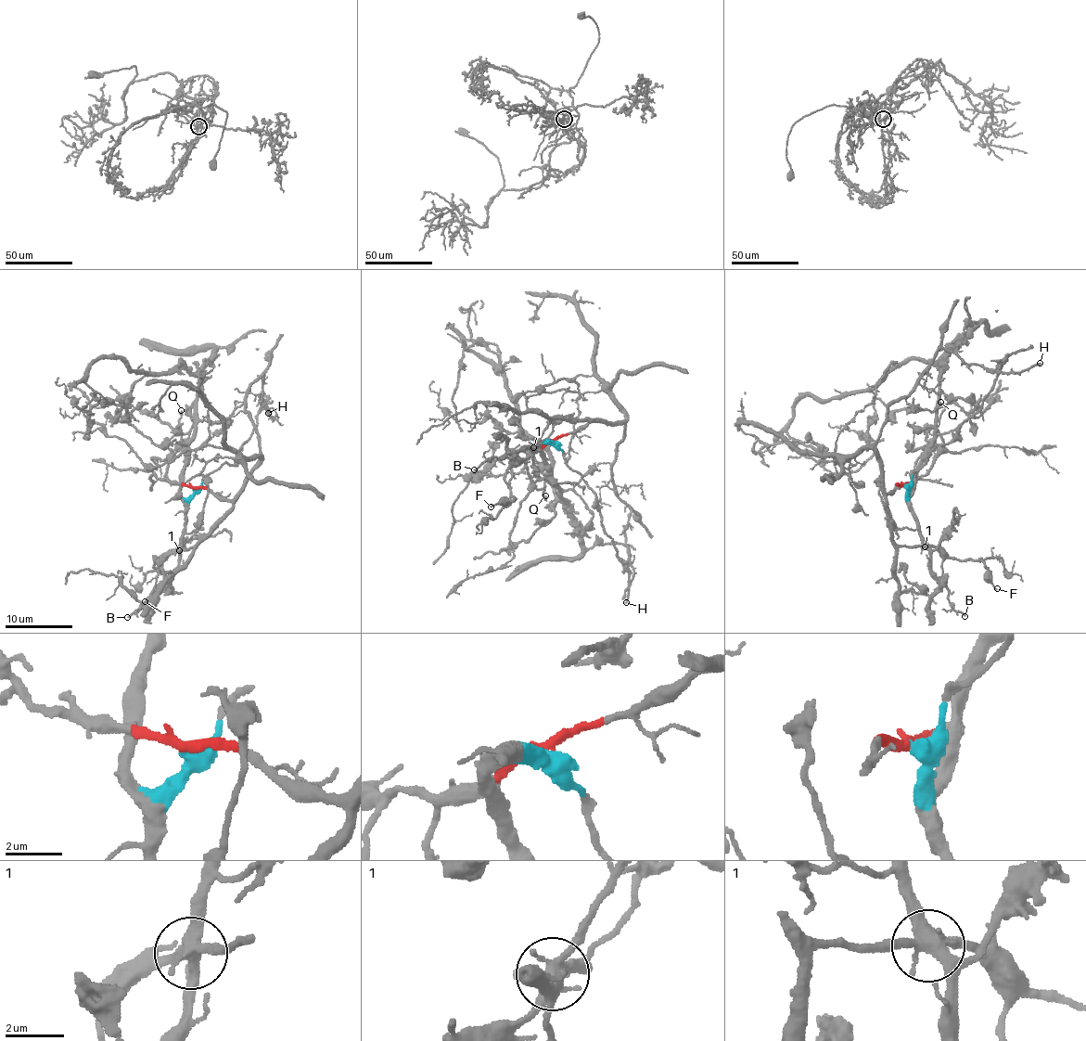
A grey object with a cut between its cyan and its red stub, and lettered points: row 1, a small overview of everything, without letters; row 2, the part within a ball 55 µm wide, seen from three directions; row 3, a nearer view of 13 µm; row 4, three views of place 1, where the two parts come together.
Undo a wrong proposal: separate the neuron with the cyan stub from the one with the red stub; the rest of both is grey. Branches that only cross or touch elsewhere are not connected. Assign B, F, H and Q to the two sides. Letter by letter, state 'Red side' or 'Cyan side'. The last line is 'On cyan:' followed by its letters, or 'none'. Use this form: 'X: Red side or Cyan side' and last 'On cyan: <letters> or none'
B: Red side
F: Red side
H: Red side
Q: Red side
On cyan: none

